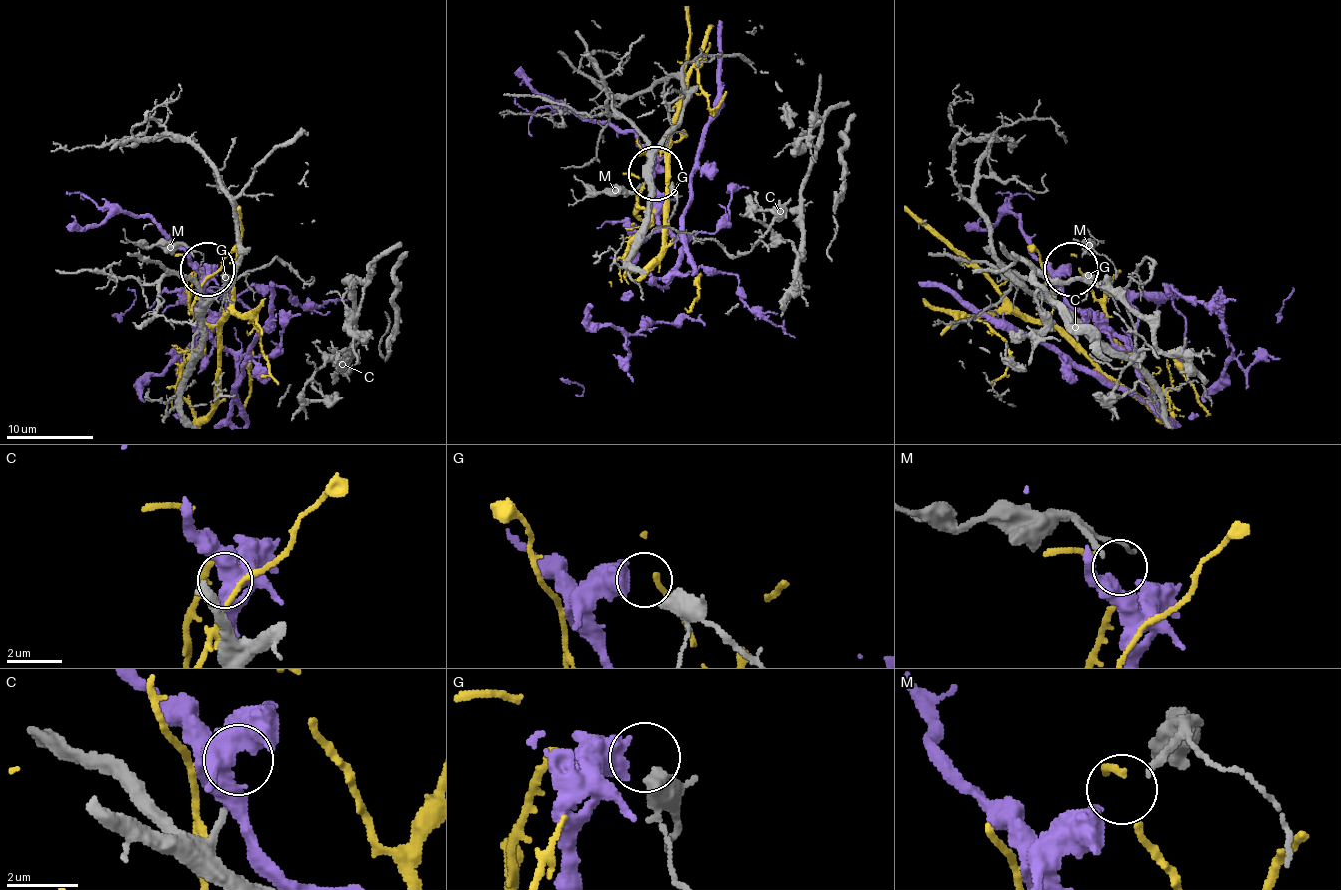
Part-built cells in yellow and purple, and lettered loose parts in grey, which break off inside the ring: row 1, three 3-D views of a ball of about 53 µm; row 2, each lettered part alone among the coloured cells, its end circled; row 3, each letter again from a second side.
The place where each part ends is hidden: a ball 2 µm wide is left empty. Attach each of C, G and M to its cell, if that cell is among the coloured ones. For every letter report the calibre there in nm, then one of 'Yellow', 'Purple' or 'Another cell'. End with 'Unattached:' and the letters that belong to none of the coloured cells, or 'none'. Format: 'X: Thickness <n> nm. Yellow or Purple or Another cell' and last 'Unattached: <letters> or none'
C: Thickness 190 nm. Another cell
G: Thickness 550 nm. Another cell
M: Thickness 190 nm. Purple
Unattached: C, G

